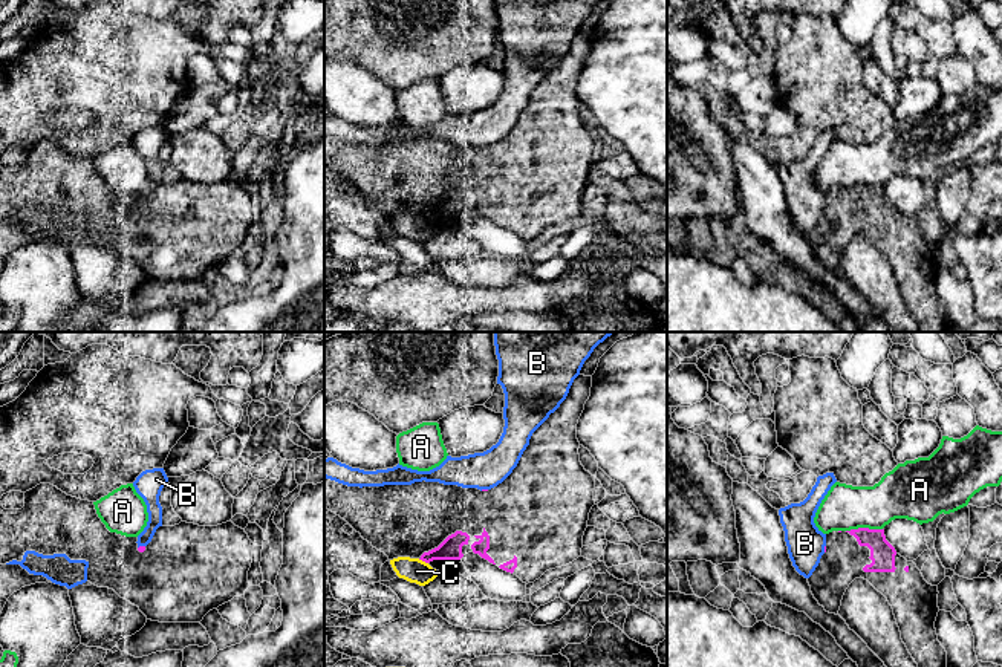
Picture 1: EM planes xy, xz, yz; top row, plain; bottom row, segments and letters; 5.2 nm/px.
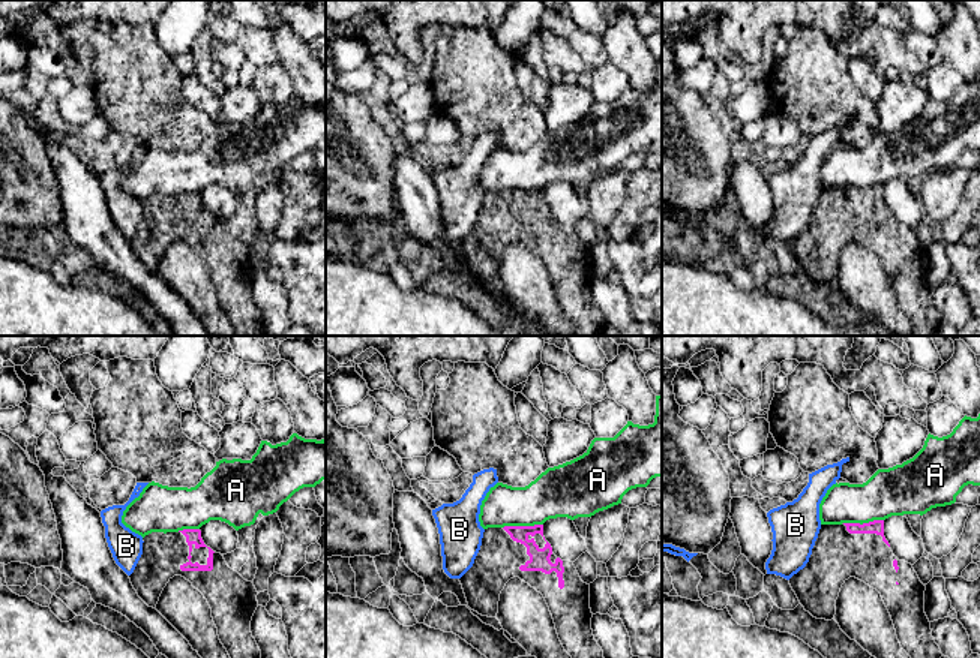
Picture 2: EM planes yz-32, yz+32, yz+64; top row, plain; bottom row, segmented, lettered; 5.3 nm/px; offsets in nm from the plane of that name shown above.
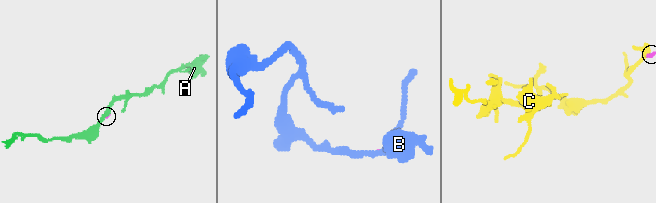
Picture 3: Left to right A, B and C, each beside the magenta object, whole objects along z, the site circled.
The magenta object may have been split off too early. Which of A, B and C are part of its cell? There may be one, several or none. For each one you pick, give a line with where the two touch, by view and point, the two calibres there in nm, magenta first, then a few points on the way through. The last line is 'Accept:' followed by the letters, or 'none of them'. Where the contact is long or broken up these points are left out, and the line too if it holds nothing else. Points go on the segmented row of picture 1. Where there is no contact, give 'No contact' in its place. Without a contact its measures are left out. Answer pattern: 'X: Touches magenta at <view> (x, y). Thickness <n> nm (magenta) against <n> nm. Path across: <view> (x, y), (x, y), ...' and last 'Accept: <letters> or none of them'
Accept: none of them

